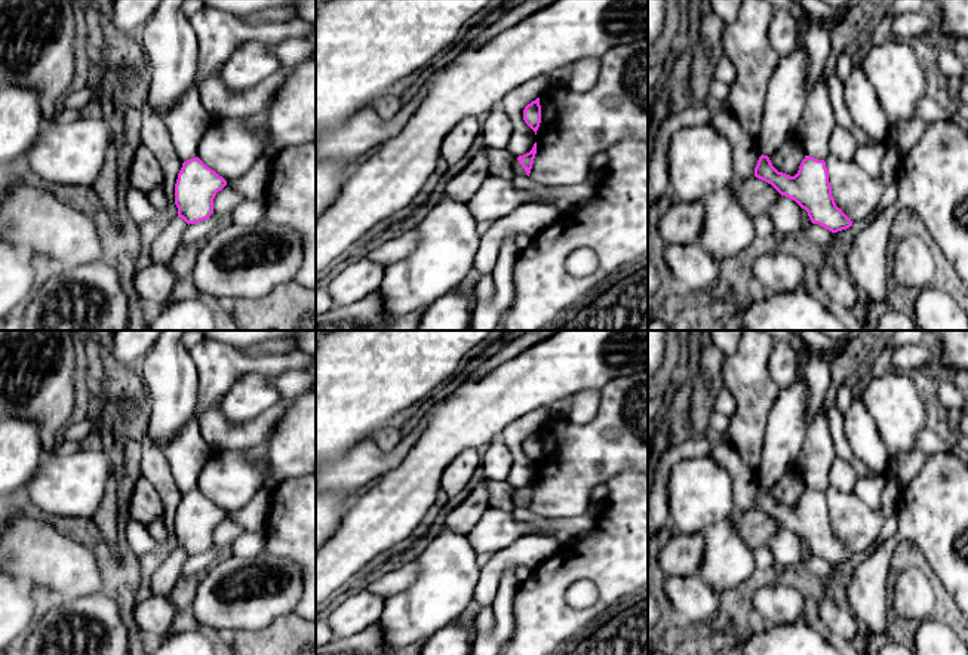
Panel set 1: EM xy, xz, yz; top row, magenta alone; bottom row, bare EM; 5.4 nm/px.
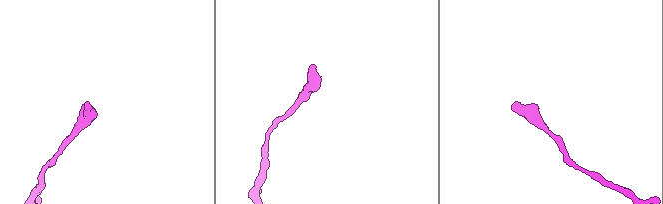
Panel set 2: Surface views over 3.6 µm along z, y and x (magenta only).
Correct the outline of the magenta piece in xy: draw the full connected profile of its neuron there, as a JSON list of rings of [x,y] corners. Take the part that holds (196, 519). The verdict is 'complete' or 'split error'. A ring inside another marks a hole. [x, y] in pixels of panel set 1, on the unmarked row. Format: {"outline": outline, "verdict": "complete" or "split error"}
{"outline": [[[199,489],[182,495],[175,516],[178,550],[188,557],[208,551],[213,545],[213,531],[227,513],[208,499]]], "verdict": "complete"}

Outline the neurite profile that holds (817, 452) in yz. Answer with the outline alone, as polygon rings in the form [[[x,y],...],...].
[[[821,412],[808,427],[796,461],[796,470],[805,480],[805,486],[826,492],[829,470],[835,458],[836,452],[829,431],[829,422]]]

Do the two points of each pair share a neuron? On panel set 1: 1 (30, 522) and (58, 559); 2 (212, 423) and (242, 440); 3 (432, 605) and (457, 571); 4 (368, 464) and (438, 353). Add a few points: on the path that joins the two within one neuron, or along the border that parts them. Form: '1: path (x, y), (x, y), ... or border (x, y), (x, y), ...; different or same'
1: path (30, 531), (49, 550); same
2: path (220, 430), (226, 436), (234, 436); same
3: path (438, 596), (448, 580); same
4: border (369, 437), (357, 442), (340, 457); different

